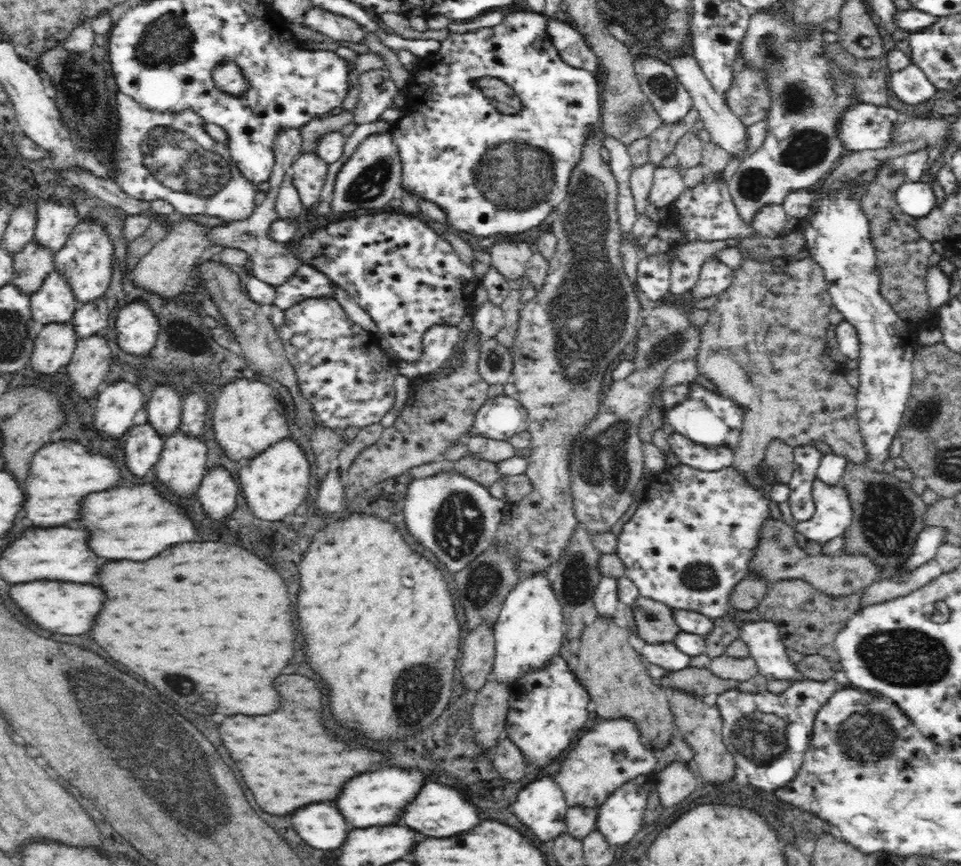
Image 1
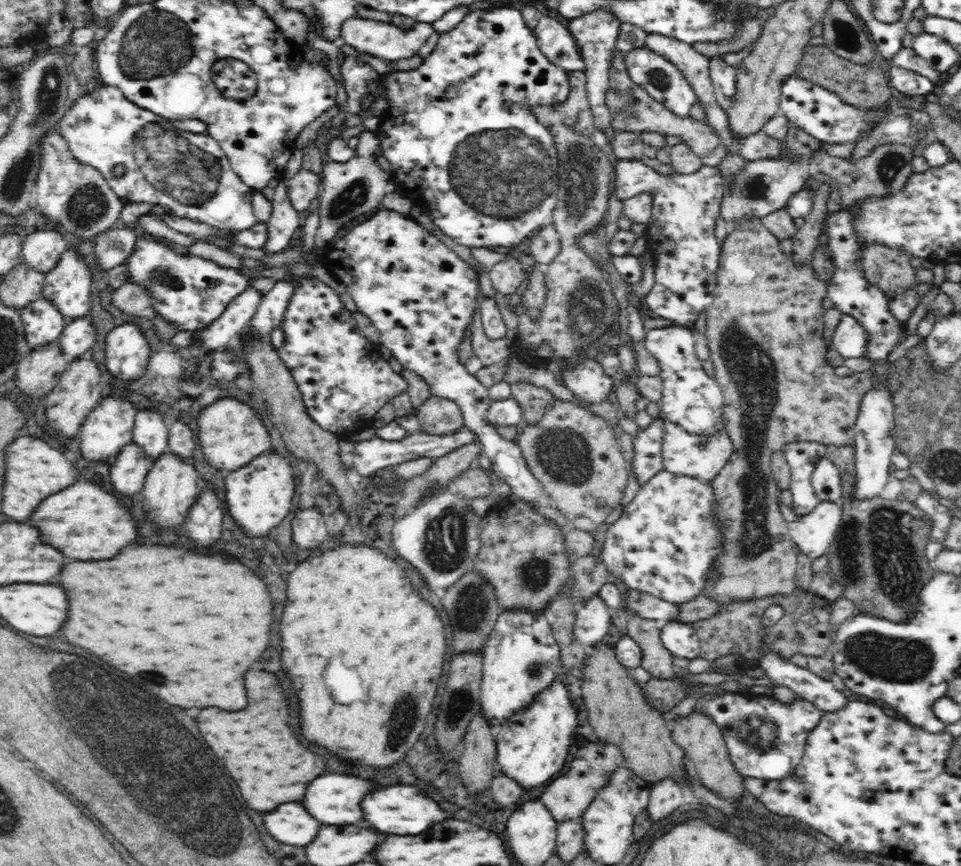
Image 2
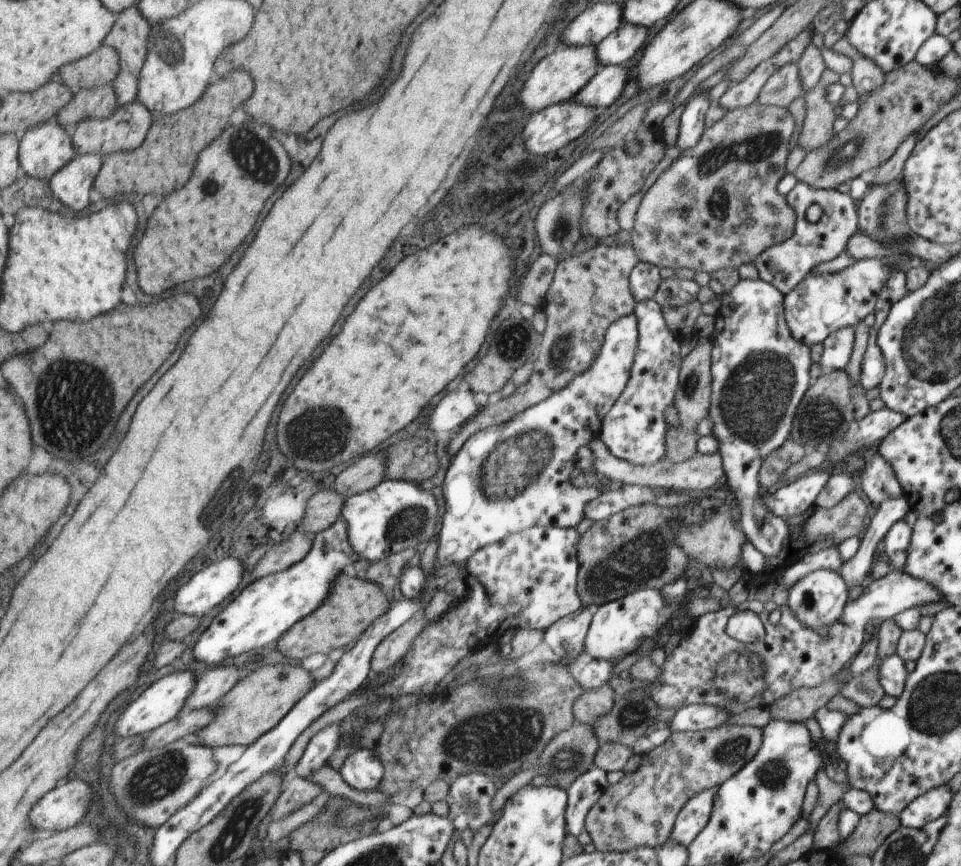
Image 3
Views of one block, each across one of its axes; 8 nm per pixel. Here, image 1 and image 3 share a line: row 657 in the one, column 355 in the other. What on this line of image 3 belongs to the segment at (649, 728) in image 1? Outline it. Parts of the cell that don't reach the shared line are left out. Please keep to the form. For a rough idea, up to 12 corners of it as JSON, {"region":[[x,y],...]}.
{"region":[[340,574],[278,643],[304,660],[360,640],[388,612],[380,586]]}

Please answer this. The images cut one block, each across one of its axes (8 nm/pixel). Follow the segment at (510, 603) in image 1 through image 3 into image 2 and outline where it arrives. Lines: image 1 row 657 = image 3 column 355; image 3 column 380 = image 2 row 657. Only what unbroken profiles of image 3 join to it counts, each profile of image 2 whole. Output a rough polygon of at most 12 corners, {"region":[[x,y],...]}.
{"region":[[502,610],[482,650],[491,726],[552,684],[561,648],[542,610]]}

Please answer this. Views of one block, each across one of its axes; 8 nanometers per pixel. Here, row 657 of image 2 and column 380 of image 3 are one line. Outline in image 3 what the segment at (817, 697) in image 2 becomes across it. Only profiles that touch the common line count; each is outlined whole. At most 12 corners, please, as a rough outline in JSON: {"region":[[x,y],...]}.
{"region":[[358,749],[341,772],[352,788],[375,791],[385,770],[375,750]]}

